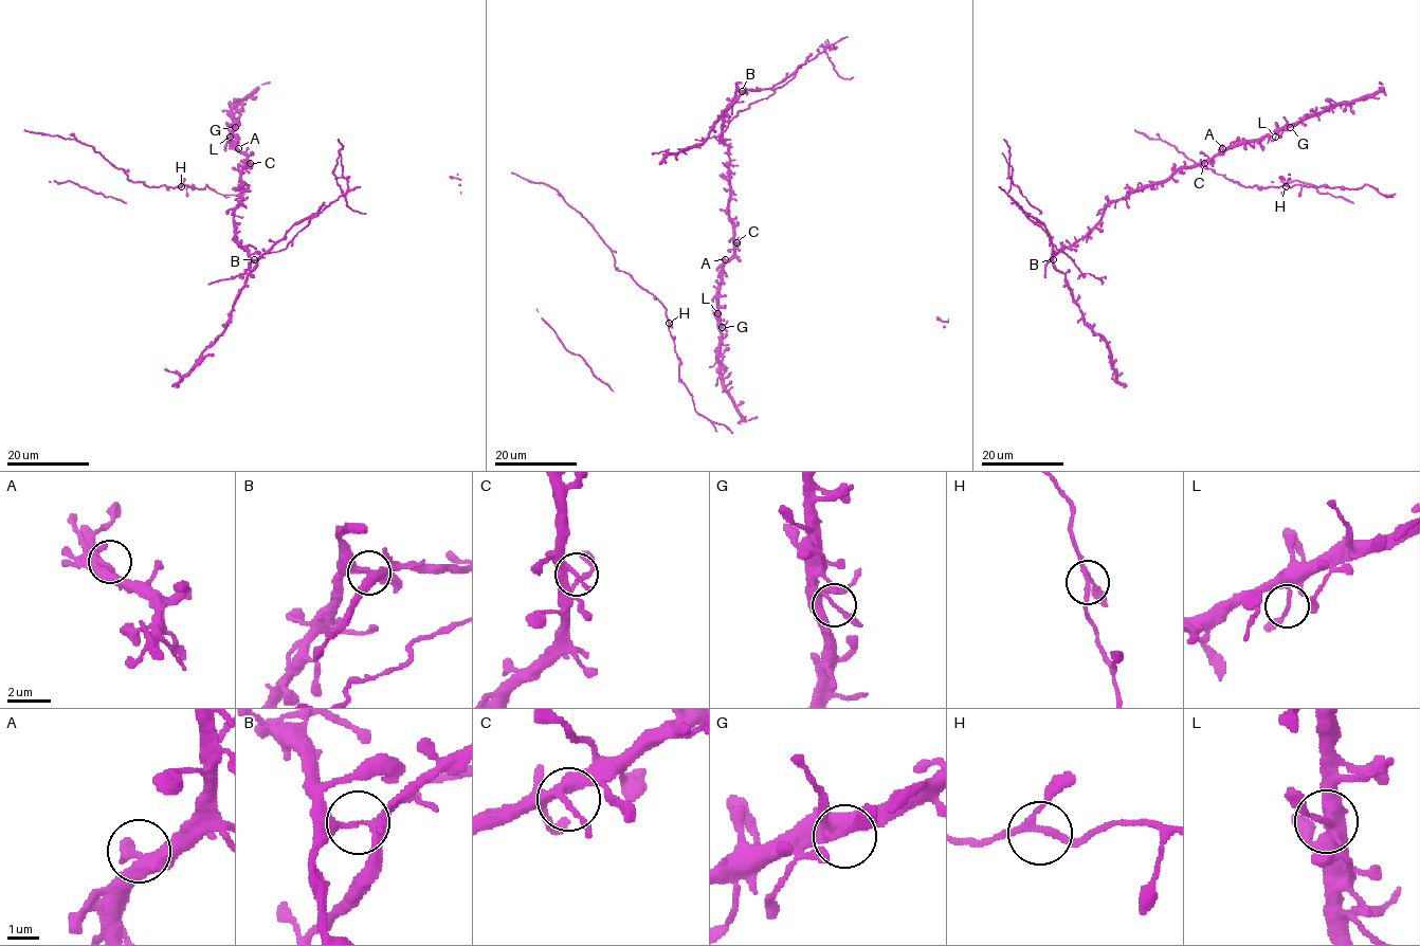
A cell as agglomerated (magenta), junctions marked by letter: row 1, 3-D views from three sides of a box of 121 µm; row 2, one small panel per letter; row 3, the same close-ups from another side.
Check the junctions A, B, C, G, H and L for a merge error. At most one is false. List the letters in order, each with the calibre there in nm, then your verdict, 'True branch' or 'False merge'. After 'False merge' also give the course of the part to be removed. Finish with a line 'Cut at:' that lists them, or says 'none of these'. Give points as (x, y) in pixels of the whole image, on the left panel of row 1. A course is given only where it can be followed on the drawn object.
A: Thickness 200 nm. True branch
B: Thickness 200 nm. False merge. Course of the part to remove: (254, 259), (310, 217), (307, 224), (285, 249), (268, 252), (252, 261), (244, 273), (208, 284)
C: Thickness 240 nm. True branch
G: Thickness 190 nm. True branch
H: Thickness 190 nm. True branch
L: Thickness 190 nm. True branch
Cut at: B

